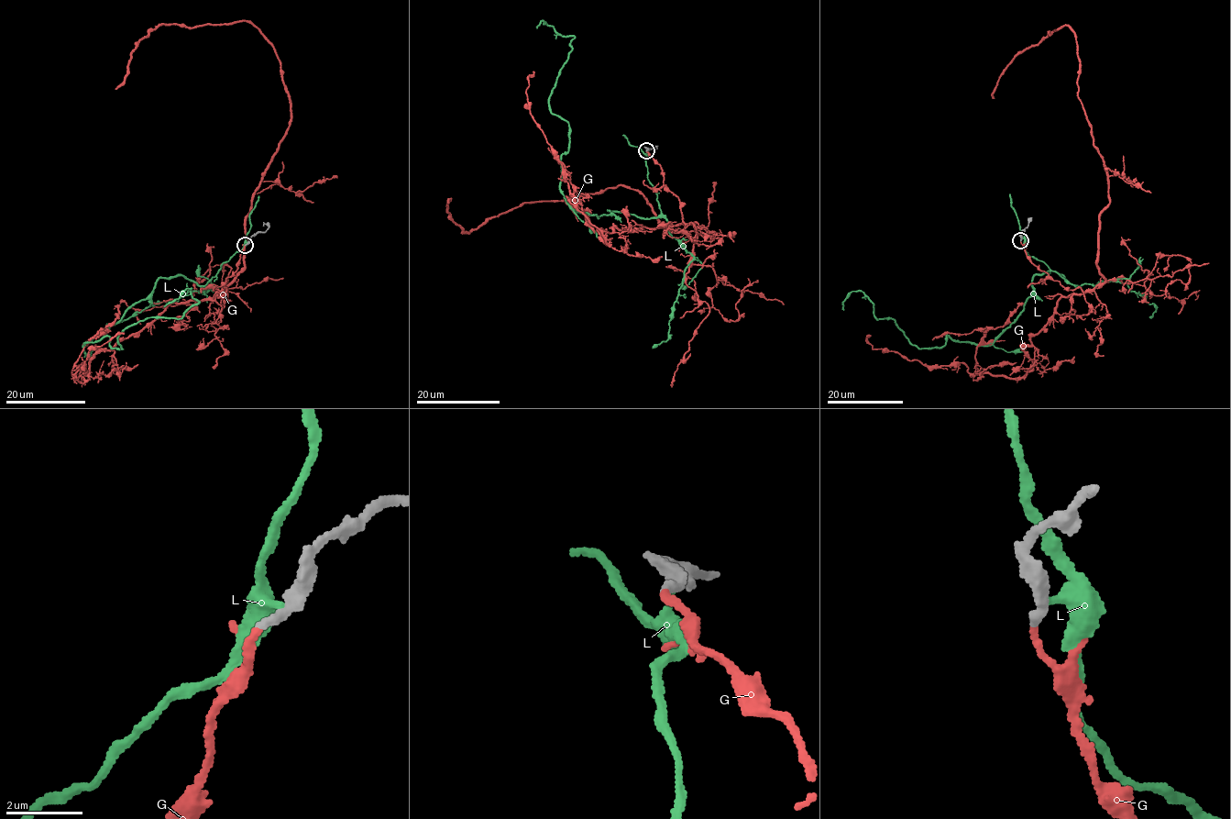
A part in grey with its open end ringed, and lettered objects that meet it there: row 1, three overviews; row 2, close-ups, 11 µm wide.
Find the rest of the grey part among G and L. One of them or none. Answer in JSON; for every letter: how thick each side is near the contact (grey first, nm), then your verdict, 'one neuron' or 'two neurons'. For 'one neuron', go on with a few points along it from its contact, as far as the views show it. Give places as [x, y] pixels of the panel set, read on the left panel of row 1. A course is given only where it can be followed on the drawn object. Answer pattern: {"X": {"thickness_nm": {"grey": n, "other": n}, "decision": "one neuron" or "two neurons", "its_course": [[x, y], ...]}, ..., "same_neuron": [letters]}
{"G": {"thickness_nm": {"grey": 240, "other": 180}, "decision": "one neuron", "its_course": [[246, 245], [212, 301], [244, 266], [252, 193], [291, 118], [272, 43], [246, 21], [159, 25], [115, 89]]}, "L": {"thickness_nm": {"grey": 420, "other": 240}, "decision": "two neurons"}, "same_neuron": ["G"]}

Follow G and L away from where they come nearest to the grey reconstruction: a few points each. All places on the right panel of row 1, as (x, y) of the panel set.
G: (1021, 241), (1068, 289), (1104, 282), (1107, 179), (1067, 25), (1015, 57), (992, 98)
L: (1021, 237), (1065, 279), (1036, 274), (992, 344), (947, 336), (919, 348), (859, 291), (843, 310)

